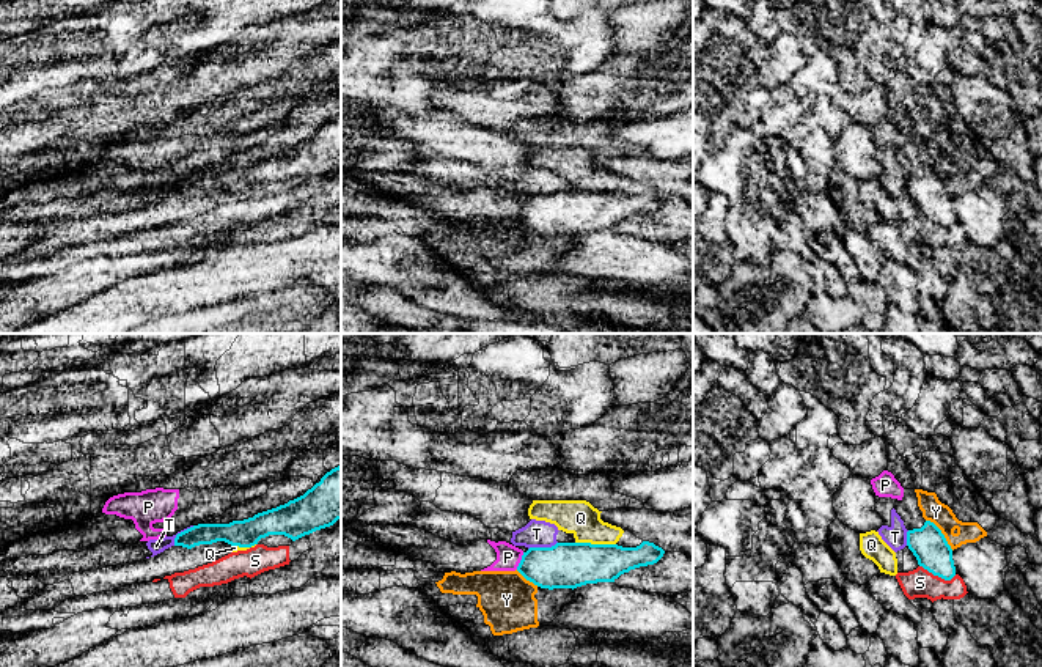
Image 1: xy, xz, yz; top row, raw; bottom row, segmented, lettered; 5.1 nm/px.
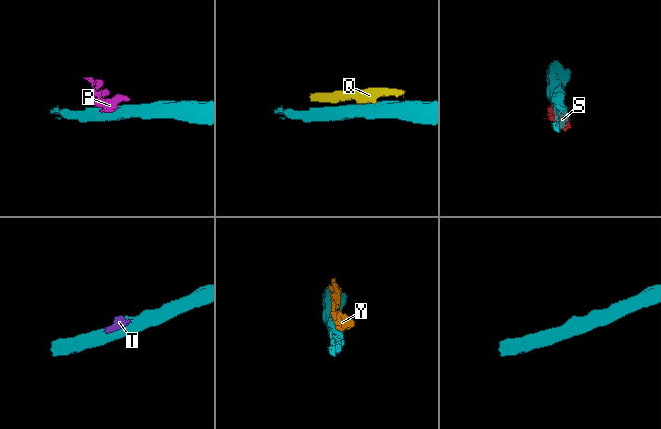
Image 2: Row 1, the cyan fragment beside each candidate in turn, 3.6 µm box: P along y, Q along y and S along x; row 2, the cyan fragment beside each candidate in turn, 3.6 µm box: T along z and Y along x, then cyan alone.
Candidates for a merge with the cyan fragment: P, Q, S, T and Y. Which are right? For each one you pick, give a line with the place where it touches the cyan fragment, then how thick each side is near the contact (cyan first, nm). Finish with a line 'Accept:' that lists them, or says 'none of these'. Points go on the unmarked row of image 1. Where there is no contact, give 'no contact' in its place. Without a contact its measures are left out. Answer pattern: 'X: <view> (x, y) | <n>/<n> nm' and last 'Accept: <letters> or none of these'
Accept: none of these

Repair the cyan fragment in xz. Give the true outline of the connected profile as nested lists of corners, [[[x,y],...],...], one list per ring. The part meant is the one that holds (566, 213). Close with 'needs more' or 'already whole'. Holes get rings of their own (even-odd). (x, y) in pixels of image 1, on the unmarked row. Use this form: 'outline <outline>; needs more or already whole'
outline [[[643,189],[637,195],[591,190],[556,190],[530,195],[517,219],[541,236],[577,236],[586,231],[615,230],[630,217],[657,211],[665,198]]]; already whole

